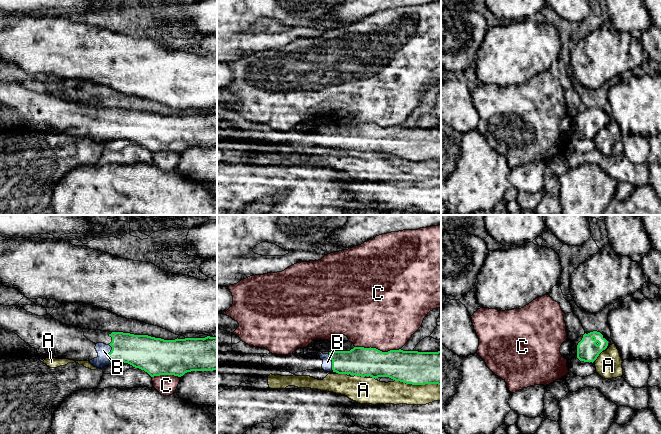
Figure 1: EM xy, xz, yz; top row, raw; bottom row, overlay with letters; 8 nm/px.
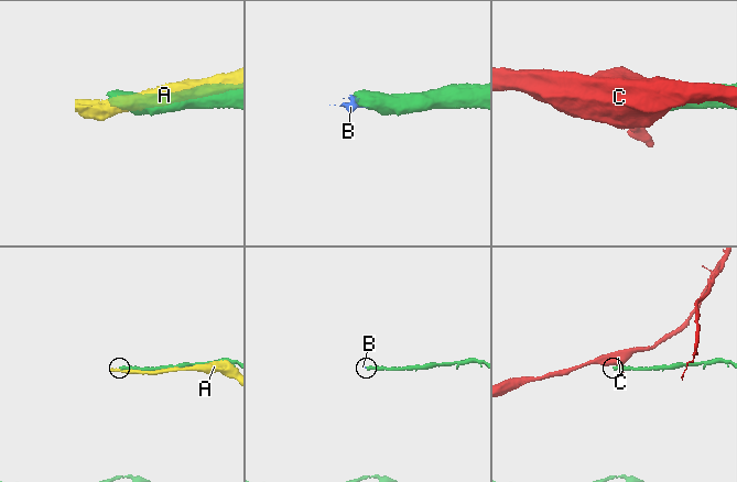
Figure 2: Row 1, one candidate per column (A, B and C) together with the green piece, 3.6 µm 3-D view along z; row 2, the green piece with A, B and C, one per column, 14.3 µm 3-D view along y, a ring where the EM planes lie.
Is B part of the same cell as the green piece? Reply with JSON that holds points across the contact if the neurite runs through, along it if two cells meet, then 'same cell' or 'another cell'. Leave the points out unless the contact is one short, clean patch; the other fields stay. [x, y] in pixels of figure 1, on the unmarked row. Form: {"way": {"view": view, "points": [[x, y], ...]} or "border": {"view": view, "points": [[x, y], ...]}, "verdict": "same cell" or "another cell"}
{"way": {"view": "xy", "points": [[137, 126], [118, 126], [108, 132], [103, 126]]}, "verdict": "same cell"}

